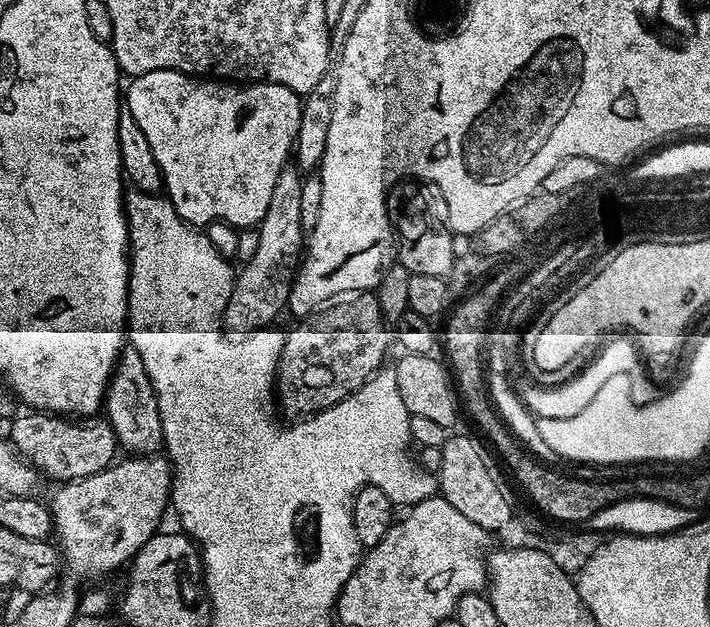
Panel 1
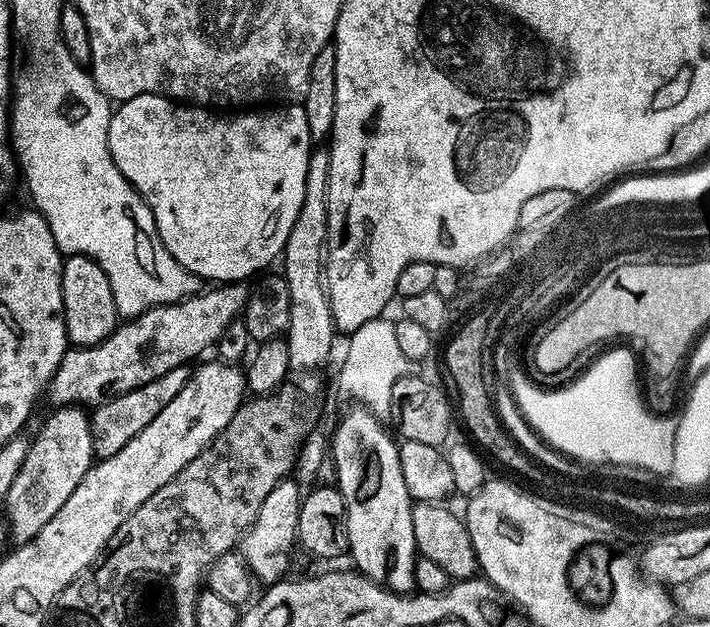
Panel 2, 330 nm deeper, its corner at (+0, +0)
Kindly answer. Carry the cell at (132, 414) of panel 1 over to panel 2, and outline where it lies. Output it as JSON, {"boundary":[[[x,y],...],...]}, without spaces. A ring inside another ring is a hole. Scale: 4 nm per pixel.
{"boundary":[[[69,256],[62,266],[62,302],[64,303],[64,333],[68,336],[69,345],[77,348],[89,348],[102,342],[113,332],[118,323],[118,313],[114,306],[114,290],[110,290],[110,278],[94,262],[85,256]]]}

